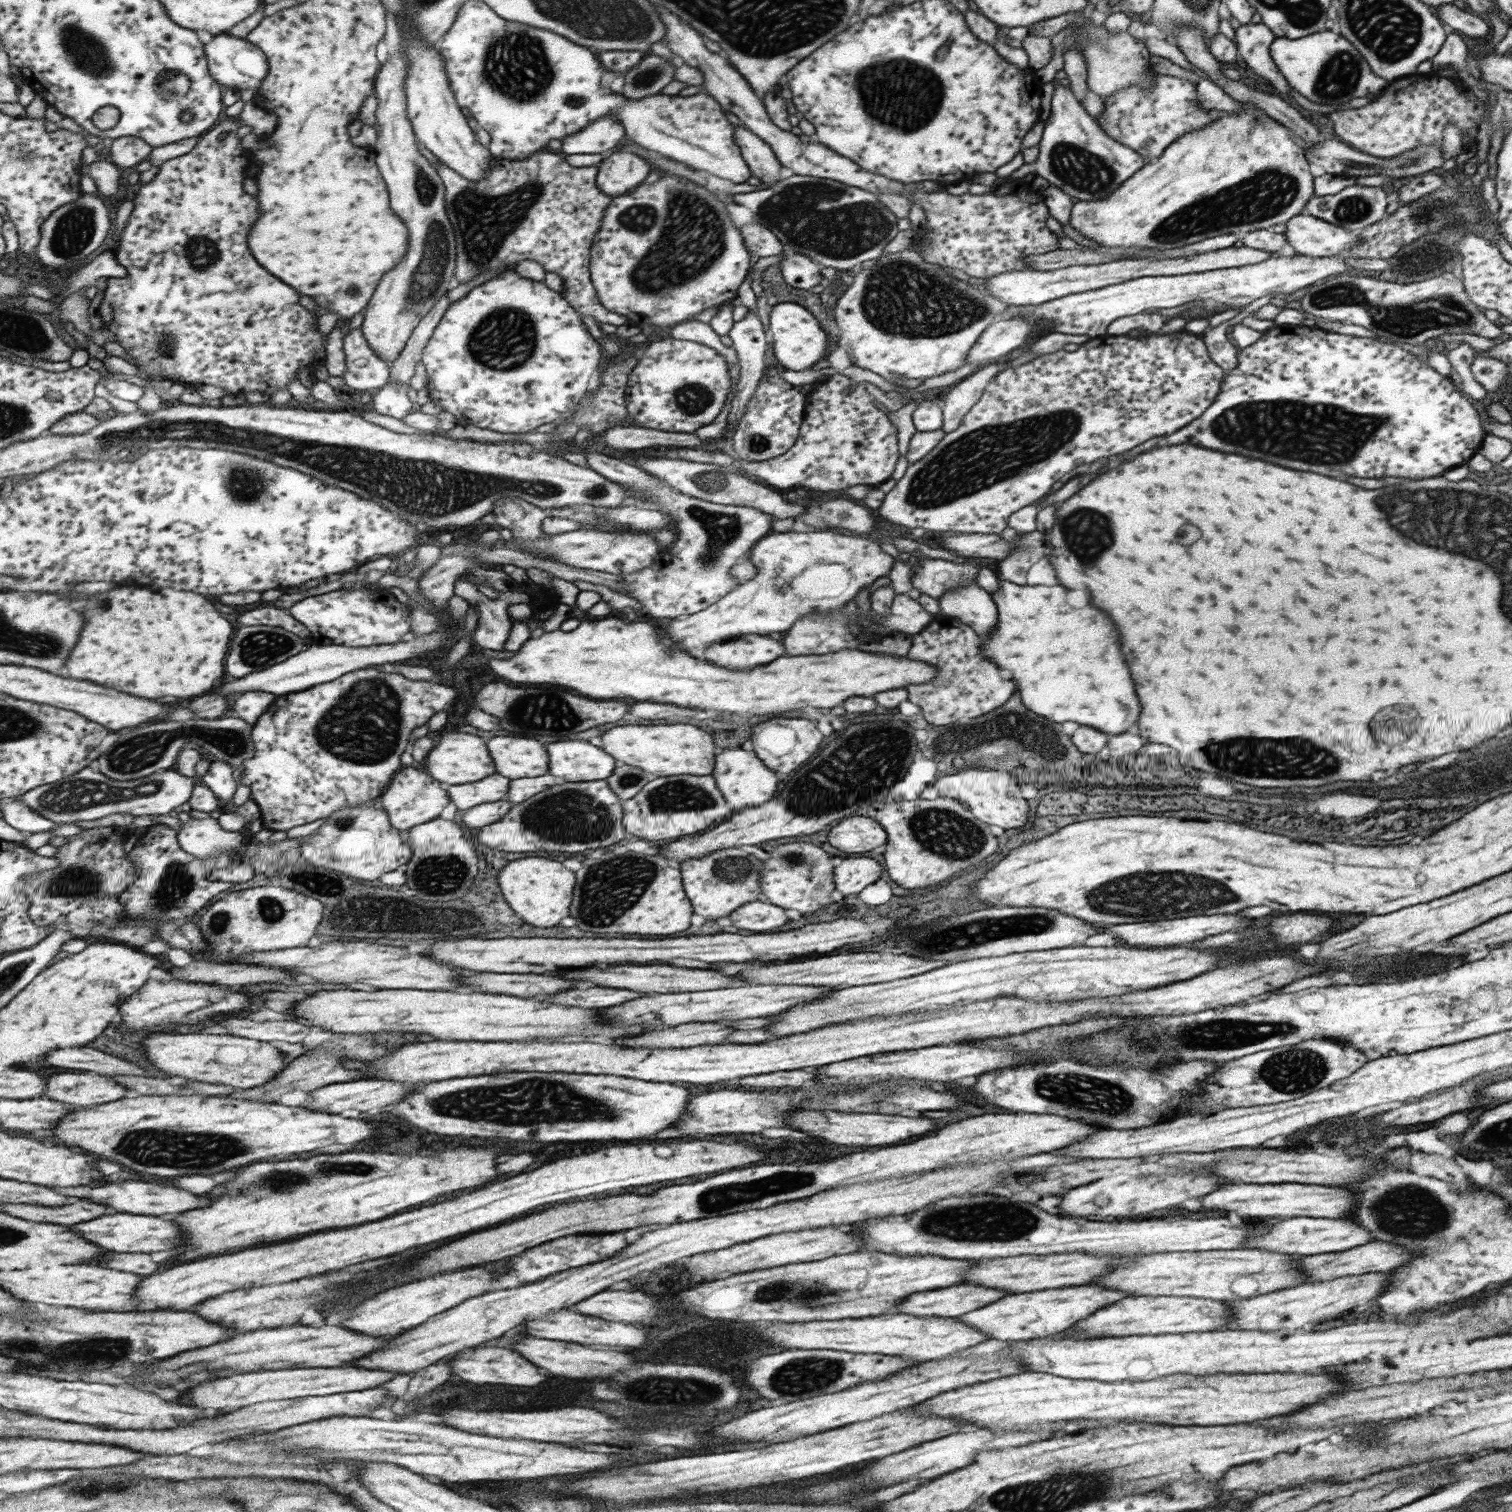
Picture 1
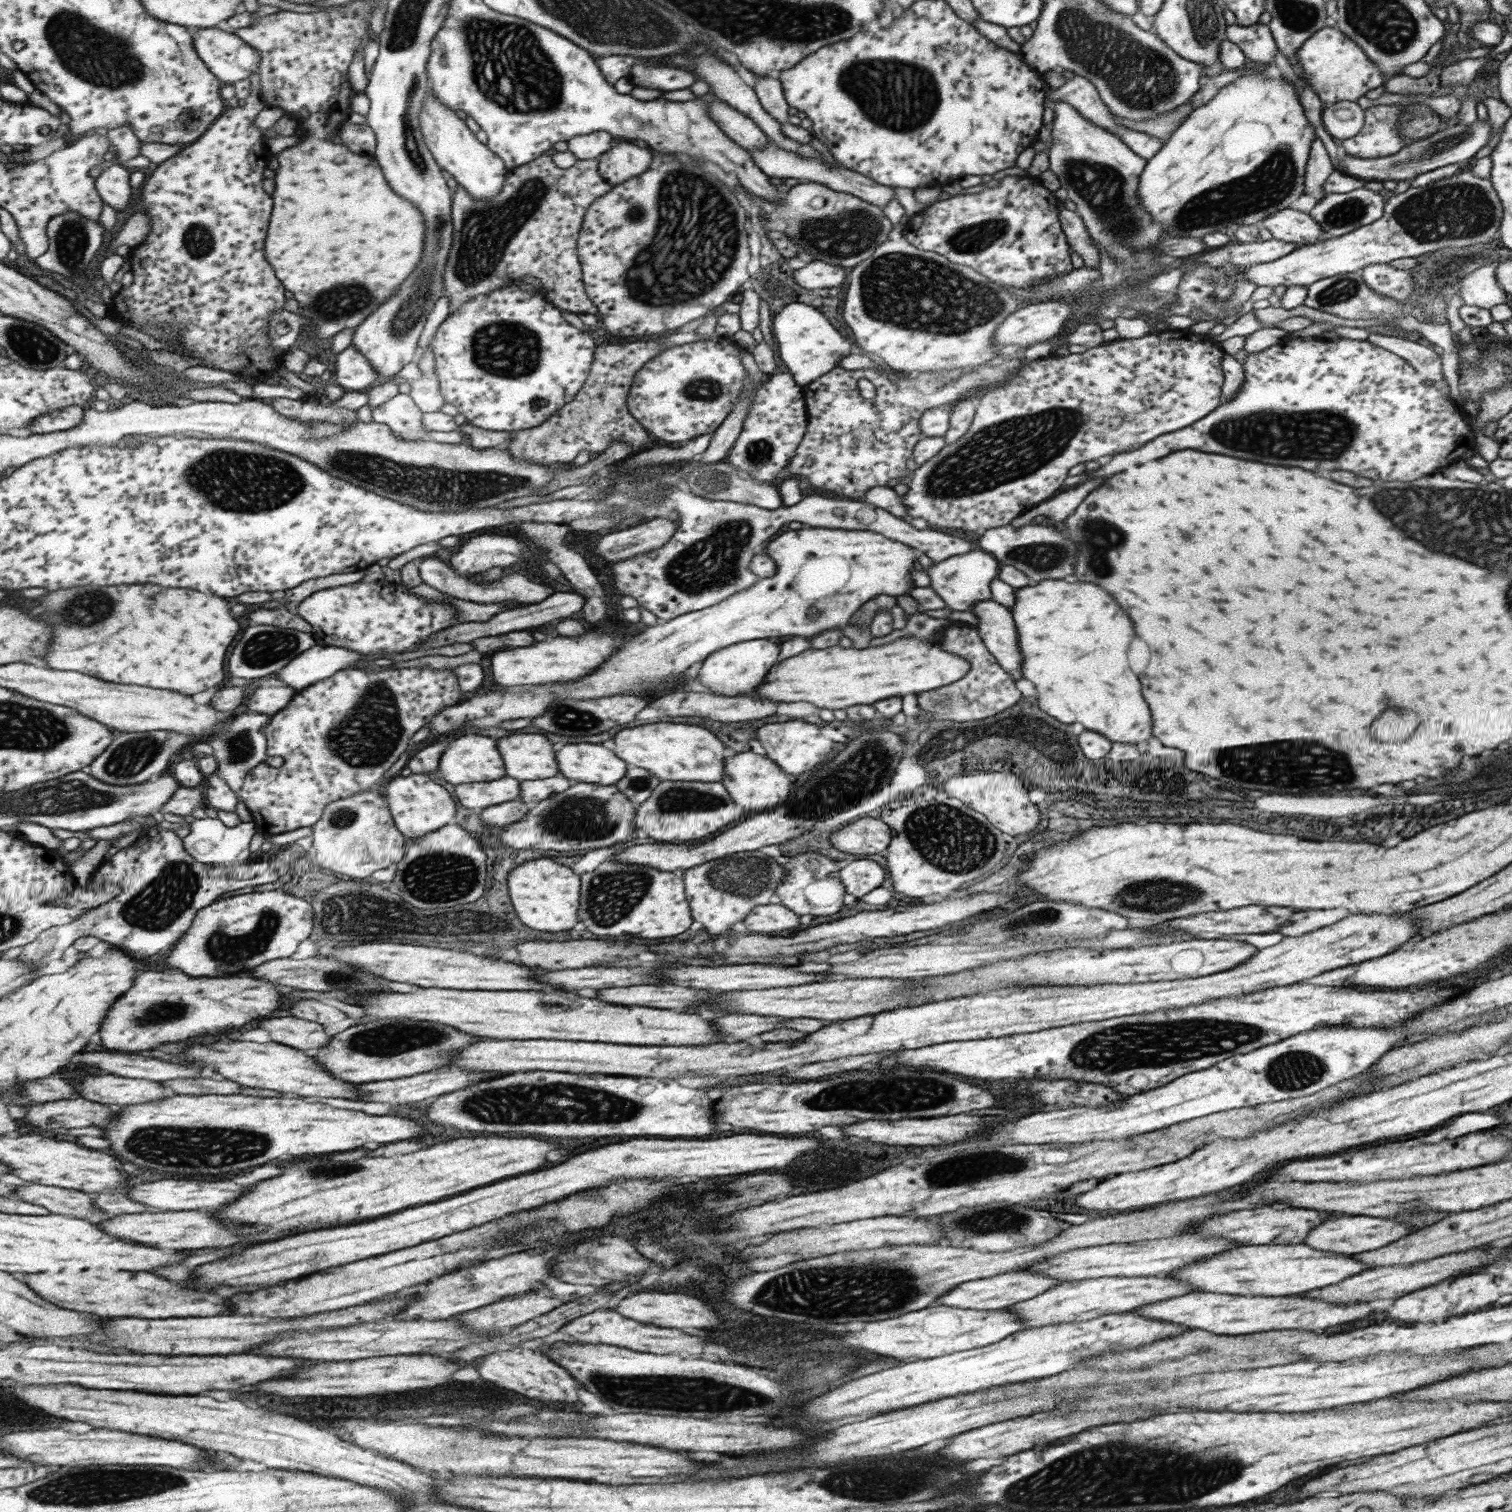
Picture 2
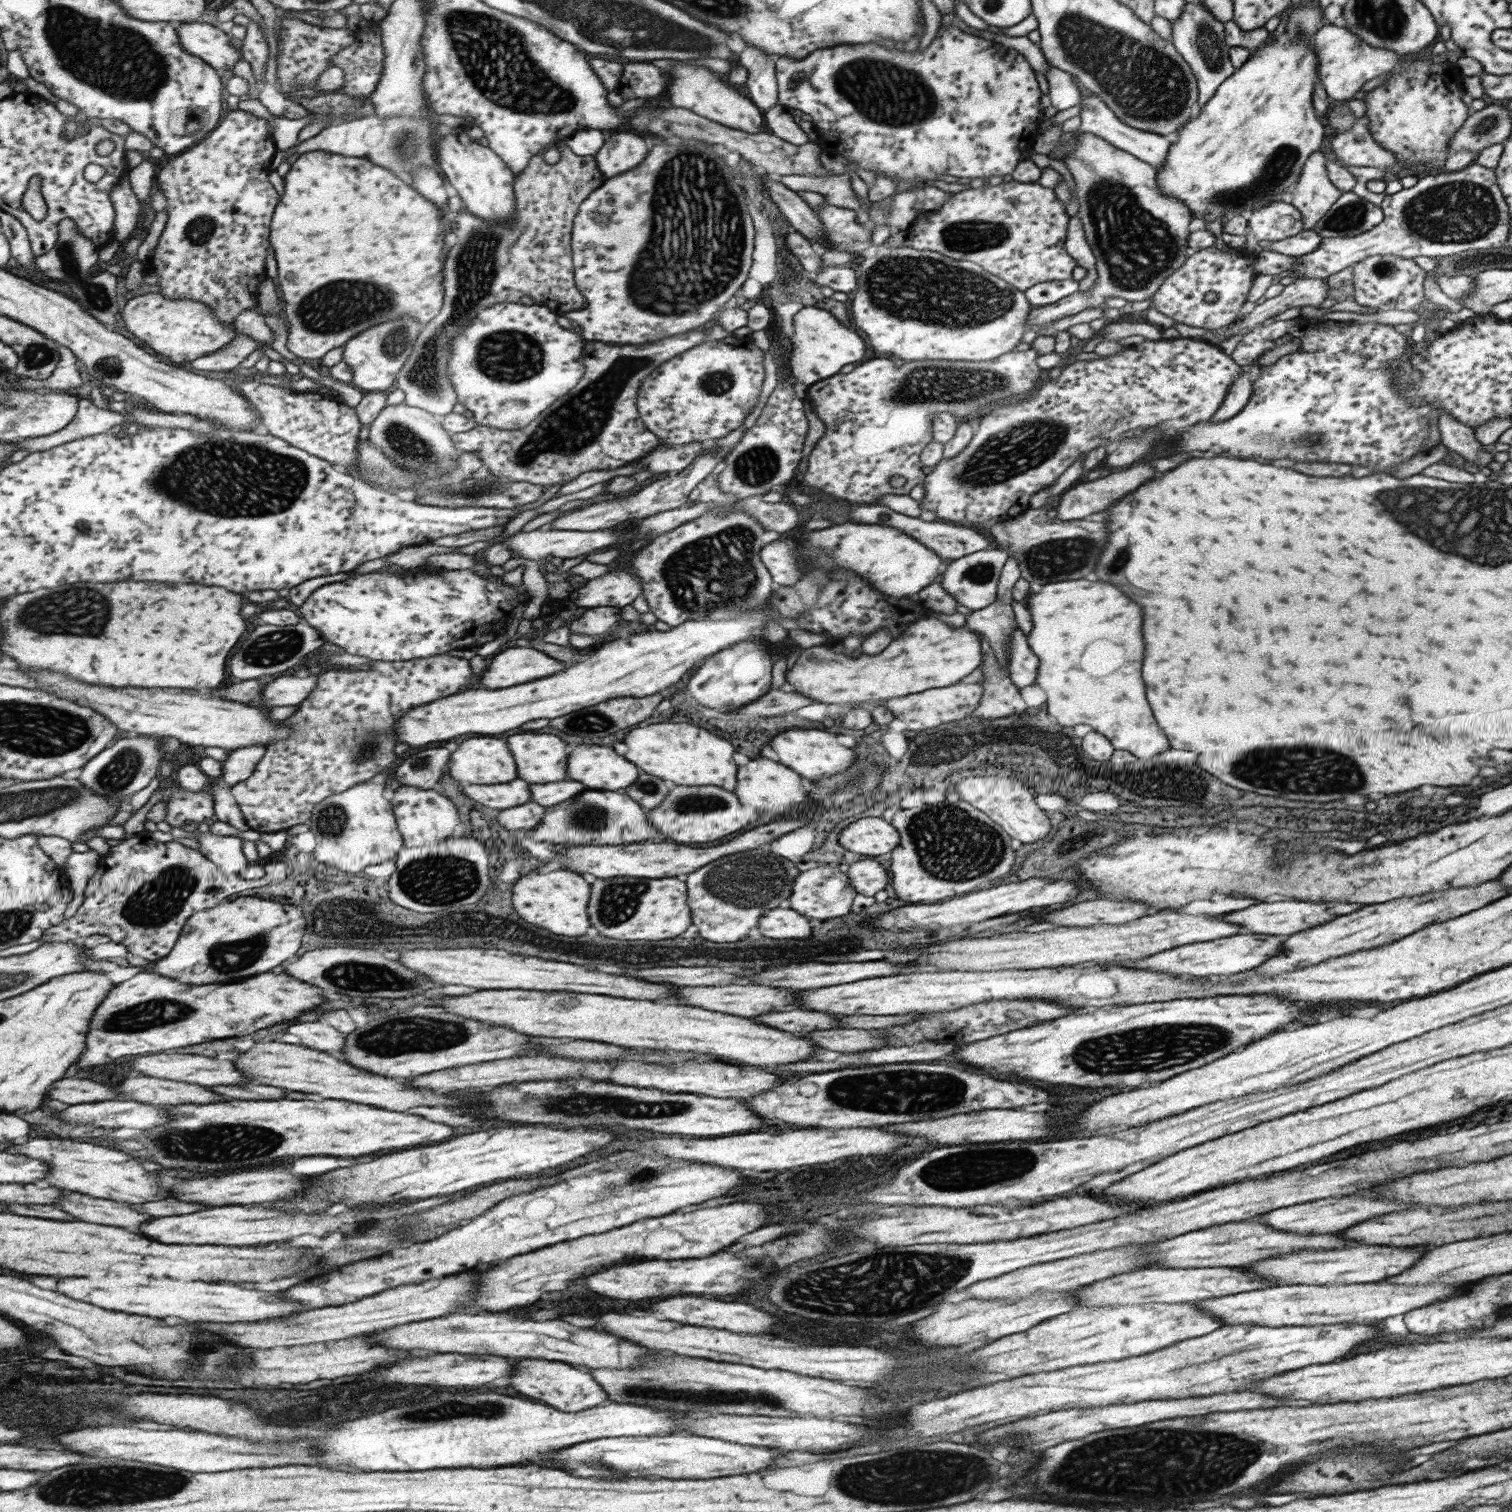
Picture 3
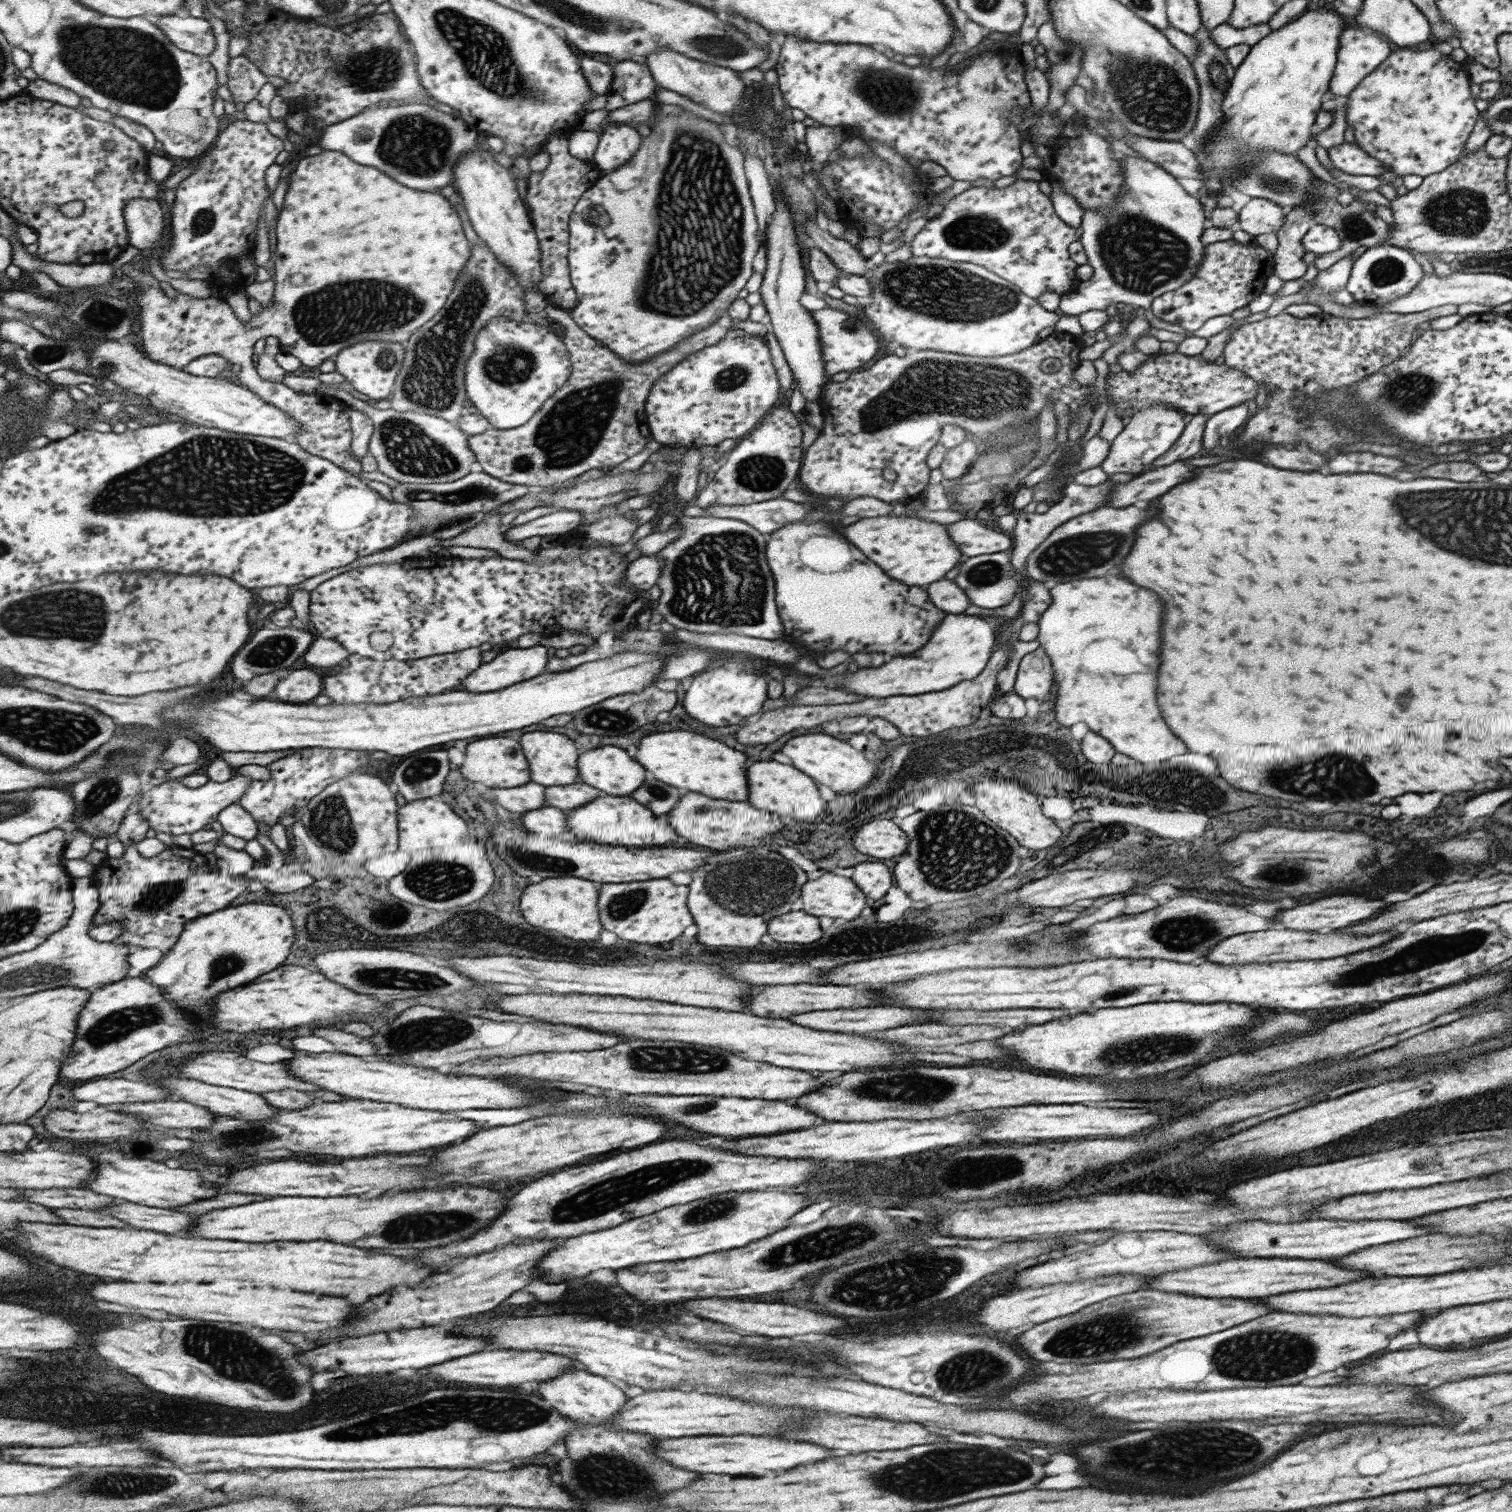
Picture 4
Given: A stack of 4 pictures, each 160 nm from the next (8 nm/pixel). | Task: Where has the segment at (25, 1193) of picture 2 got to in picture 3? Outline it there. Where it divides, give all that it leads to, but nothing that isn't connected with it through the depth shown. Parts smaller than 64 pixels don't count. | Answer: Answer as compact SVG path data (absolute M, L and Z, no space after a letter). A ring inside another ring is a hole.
M67 1192L58 1200L59 1206L73 1214L77 1220L87 1220L87 1222L97 1222L105 1226L119 1226L119 1228L129 1228L129 1226L141 1226L143 1222L151 1220L149 1214L141 1214L127 1204L115 1202L115 1200L103 1200L103 1198L93 1198L81 1192Z

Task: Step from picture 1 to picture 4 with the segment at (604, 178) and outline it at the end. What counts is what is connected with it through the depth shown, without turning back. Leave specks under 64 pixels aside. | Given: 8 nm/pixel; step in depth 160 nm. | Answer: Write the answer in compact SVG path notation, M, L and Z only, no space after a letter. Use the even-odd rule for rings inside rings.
M631 125L605 126L600 129L598 143L593 153L593 163L605 172L625 164L639 148L639 134Z

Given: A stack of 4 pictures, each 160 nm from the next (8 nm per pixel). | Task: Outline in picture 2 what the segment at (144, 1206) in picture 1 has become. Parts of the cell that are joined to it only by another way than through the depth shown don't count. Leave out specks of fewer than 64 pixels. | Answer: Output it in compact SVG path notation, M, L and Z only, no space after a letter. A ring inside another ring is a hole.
M159 1180L159 1182L145 1182L139 1184L135 1188L131 1188L129 1198L141 1204L147 1204L151 1208L157 1208L161 1212L179 1212L179 1210L201 1210L201 1208L219 1208L225 1206L233 1200L237 1200L243 1192L247 1190L247 1186L239 1186L231 1180L227 1182L199 1182L199 1180Z

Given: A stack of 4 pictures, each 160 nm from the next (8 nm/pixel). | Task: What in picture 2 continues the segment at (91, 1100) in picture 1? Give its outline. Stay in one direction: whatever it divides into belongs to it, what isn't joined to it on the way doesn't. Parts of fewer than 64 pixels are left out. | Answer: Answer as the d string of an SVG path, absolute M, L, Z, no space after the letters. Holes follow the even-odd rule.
M111 1074L109 1076L89 1076L79 1086L79 1096L87 1098L87 1100L95 1100L95 1102L103 1102L103 1104L121 1104L121 1106L163 1100L173 1095L177 1094L166 1094L166 1088L162 1083L141 1078L119 1078L119 1076L111 1076Z

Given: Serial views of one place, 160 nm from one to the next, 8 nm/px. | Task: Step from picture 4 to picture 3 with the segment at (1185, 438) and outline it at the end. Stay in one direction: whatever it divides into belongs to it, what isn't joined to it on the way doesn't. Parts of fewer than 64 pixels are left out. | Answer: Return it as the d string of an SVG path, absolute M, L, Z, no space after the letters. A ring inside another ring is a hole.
M1137 464L1137 466L1127 468L1125 472L1117 472L1115 474L1104 473L1104 475L1097 480L1069 487L1063 491L1061 495L1061 500L1057 506L1056 516L1061 520L1079 520L1085 518L1085 516L1089 514L1093 514L1093 512L1106 510L1107 506L1113 504L1113 500L1123 498L1127 492L1135 490L1135 488L1141 484L1141 480L1145 482L1145 480L1151 478L1153 474L1155 474L1153 468L1149 468L1147 464ZM1012 556L1004 562L1001 567L1000 575L998 576L998 583L996 586L996 597L993 599L990 605L985 608L980 608L976 611L971 611L965 616L964 626L975 632L979 632L983 635L987 642L991 645L992 651L998 660L998 663L1002 666L1002 669L1006 672L1006 646L1010 639L1011 631L1015 628L1014 612L1012 611L1010 602L1012 601L1011 589L1013 583L1020 577L1020 566Z

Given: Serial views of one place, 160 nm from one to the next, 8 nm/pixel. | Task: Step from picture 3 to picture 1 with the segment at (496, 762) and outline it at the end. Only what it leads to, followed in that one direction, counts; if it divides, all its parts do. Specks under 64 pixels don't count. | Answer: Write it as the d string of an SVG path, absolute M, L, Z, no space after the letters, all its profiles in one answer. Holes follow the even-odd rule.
M449 732L439 738L439 742L429 750L423 768L431 772L435 780L447 786L451 784L467 784L467 782L477 782L489 774L493 774L493 764L491 758L485 750L485 744L479 736L473 734L461 734L461 732Z

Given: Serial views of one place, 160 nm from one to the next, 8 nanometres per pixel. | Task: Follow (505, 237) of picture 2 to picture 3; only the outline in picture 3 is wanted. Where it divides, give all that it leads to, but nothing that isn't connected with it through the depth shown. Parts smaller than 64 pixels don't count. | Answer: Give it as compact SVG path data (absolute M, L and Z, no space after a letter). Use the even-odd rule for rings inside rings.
M563 142L558 146L560 159L557 162L547 164L542 155L533 155L526 167L514 175L514 215L510 223L495 224L493 221L478 219L465 210L457 212L455 226L451 226L457 242L447 252L447 272L443 272L443 280L447 280L447 296L442 299L442 311L433 320L429 320L427 325L420 326L403 372L399 371L397 376L398 383L395 386L405 395L403 402L407 406L424 409L438 419L450 414L453 404L458 400L458 392L451 385L447 373L450 344L463 327L471 324L471 320L481 309L502 302L517 302L525 294L535 303L546 306L557 317L583 309L586 304L583 295L575 288L573 280L570 250L572 220L579 203L585 200L590 192L599 188L605 178L597 168L594 156L577 156Z

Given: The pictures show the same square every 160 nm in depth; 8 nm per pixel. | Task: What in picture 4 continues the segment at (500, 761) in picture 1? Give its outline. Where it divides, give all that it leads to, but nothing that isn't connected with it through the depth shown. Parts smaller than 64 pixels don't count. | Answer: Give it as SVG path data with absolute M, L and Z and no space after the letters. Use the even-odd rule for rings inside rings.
M529 732L519 738L529 764L531 782L541 786L563 786L580 780L575 768L575 744L555 732Z

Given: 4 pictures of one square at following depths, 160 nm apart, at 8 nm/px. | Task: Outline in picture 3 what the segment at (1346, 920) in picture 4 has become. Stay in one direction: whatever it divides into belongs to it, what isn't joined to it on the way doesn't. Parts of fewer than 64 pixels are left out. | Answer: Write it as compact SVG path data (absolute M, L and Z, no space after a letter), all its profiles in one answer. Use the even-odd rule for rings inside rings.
M1261 902L1245 910L1220 914L1219 920L1239 924L1251 934L1295 934L1327 922L1327 904L1311 902Z

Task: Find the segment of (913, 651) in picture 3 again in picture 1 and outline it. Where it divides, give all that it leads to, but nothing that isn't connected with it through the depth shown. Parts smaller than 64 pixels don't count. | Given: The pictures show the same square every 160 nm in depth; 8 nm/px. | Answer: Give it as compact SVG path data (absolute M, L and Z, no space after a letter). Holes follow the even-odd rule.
M605 616L598 621L576 623L575 630L561 632L556 629L551 632L538 632L535 638L529 638L521 650L509 660L491 660L491 670L509 680L523 684L559 684L567 686L583 696L595 700L609 698L633 698L639 702L661 702L675 704L683 708L697 710L715 710L715 712L731 712L731 714L779 714L787 710L799 710L803 706L811 708L833 708L841 704L849 696L873 696L875 692L891 690L891 688L907 688L907 684L929 682L937 674L935 666L921 660L909 660L909 657L893 657L879 655L849 648L840 648L837 652L811 656L779 656L777 660L747 670L747 672L731 672L727 667L712 665L705 660L699 660L681 649L670 649L670 644L661 639L657 628L649 622L620 619L620 616Z

